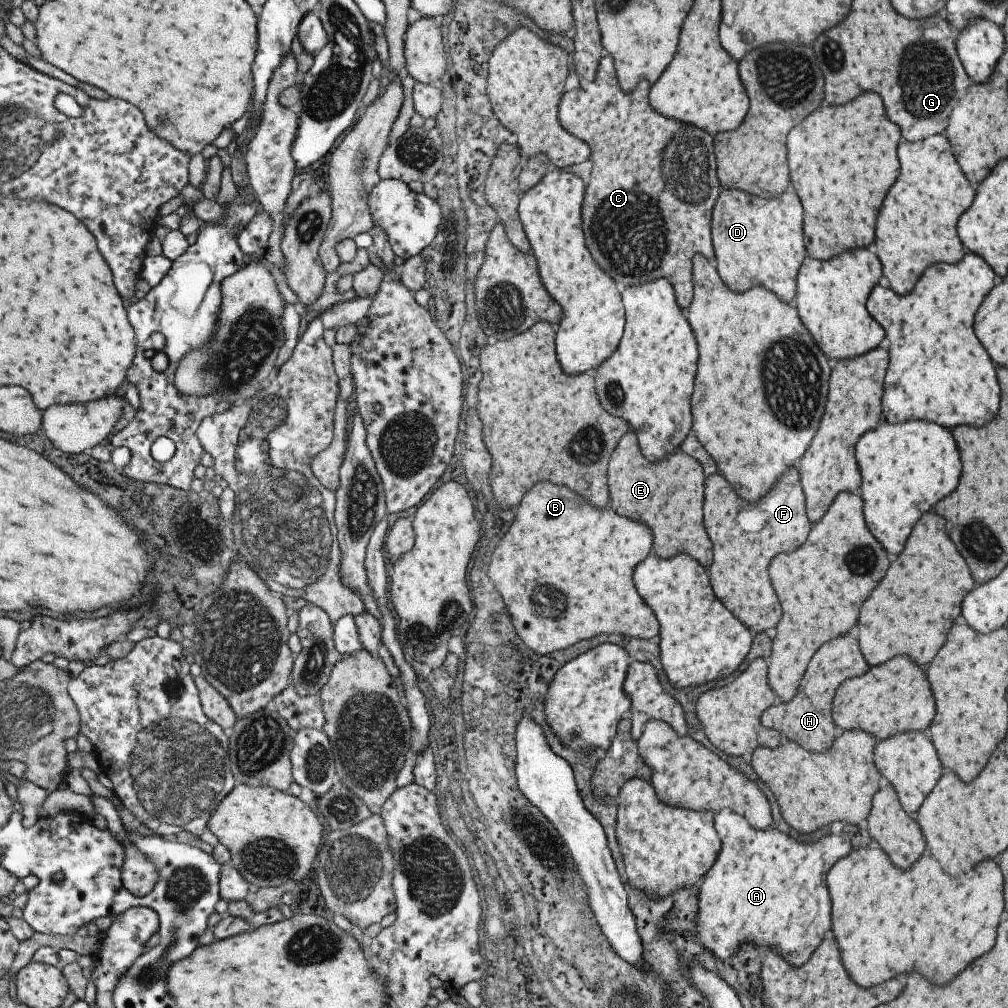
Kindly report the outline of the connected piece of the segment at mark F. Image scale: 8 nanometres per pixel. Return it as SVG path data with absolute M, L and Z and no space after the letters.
M791 468L779 478L775 490L765 494L765 500L761 497L751 506L733 498L735 492L719 474L705 478L704 492L703 526L713 542L713 564L709 566L709 586L713 594L749 630L763 632L773 628L781 618L781 608L767 578L767 564L779 552L797 550L811 530L797 472Z

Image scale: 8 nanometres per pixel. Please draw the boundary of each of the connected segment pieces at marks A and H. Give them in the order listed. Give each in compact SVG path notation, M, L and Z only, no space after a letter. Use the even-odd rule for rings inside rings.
M721 809L719 812L713 814L713 828L717 832L718 839L720 840L720 849L717 856L713 861L713 866L709 867L707 874L704 874L697 884L698 893L696 896L696 917L695 922L695 938L697 942L704 948L705 954L710 957L715 957L717 962L726 963L727 961L734 961L734 957L739 954L744 945L755 945L765 950L771 950L776 952L789 966L793 969L798 969L803 966L807 959L811 956L811 953L819 946L819 943L825 936L829 935L830 920L829 920L829 908L831 908L831 902L829 902L829 894L827 894L827 886L825 886L825 874L827 870L843 856L847 856L851 852L851 846L849 846L849 838L845 838L843 834L835 836L835 834L827 834L823 836L819 842L813 842L813 844L797 844L793 838L777 832L777 830L753 830L745 824L745 820L741 816L737 816L734 812L727 809Z
M845 634L831 642L825 642L807 664L793 700L789 704L767 707L767 710L761 714L761 726L785 734L785 738L797 742L801 748L809 752L825 752L833 744L835 736L839 736L841 732L841 730L835 730L831 720L831 696L843 680L853 676L863 676L865 670L867 670L867 664L859 654L857 642L853 638Z

